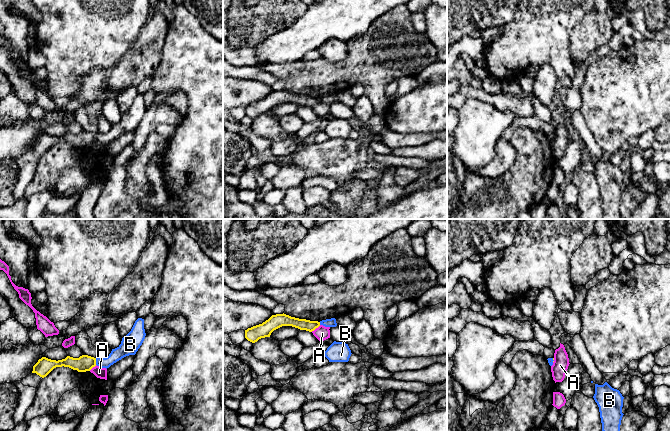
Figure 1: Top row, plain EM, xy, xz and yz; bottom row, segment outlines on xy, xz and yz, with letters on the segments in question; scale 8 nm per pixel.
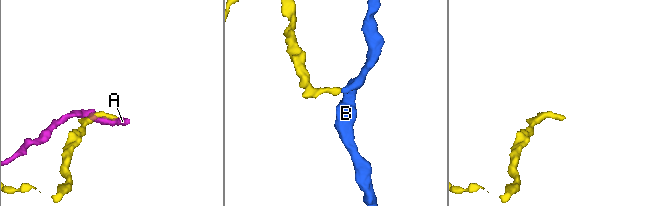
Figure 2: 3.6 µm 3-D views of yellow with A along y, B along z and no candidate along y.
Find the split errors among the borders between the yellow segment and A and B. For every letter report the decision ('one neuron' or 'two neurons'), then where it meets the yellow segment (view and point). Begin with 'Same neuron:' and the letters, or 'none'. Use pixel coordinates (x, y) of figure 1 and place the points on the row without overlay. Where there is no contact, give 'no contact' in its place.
Same neuron: none
A: two neurons; meets yellow in xz at (315, 104)
B: two neurons; meets yellow in xy at (95, 137)

